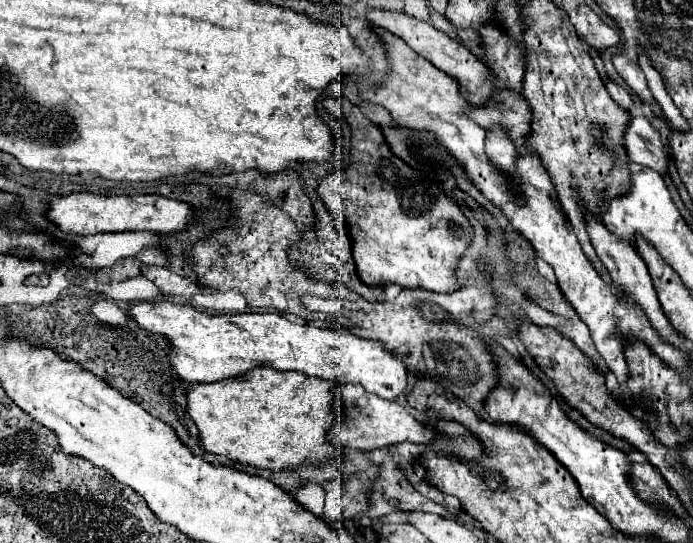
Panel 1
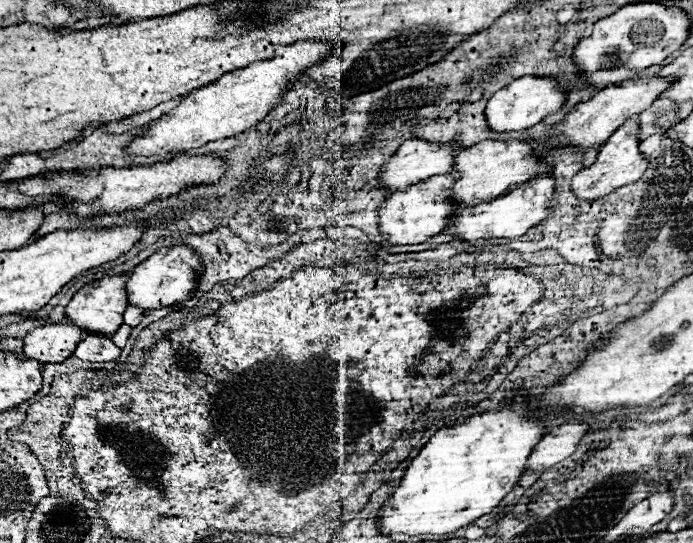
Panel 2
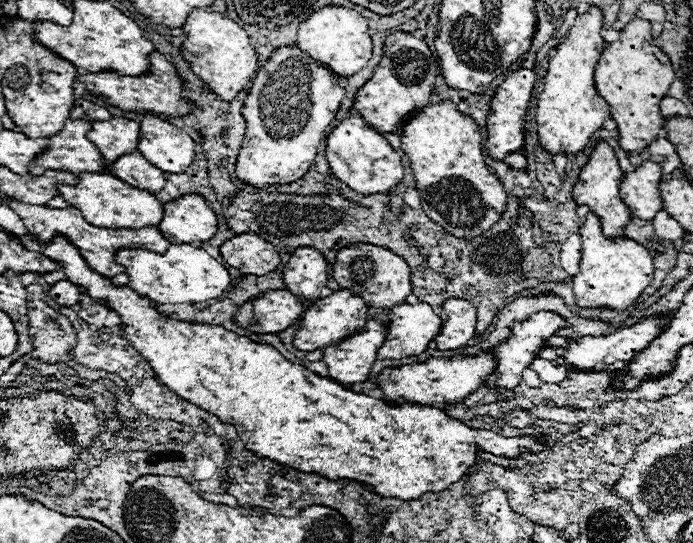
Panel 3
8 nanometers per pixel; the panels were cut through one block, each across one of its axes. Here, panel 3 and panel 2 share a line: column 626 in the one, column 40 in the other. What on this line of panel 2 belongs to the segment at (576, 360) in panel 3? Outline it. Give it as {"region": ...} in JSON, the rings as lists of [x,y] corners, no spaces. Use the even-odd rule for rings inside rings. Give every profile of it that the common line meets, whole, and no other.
{"region":[[[46,324],[24,336],[24,356],[38,362],[64,362],[82,338],[82,328],[74,324]]]}

